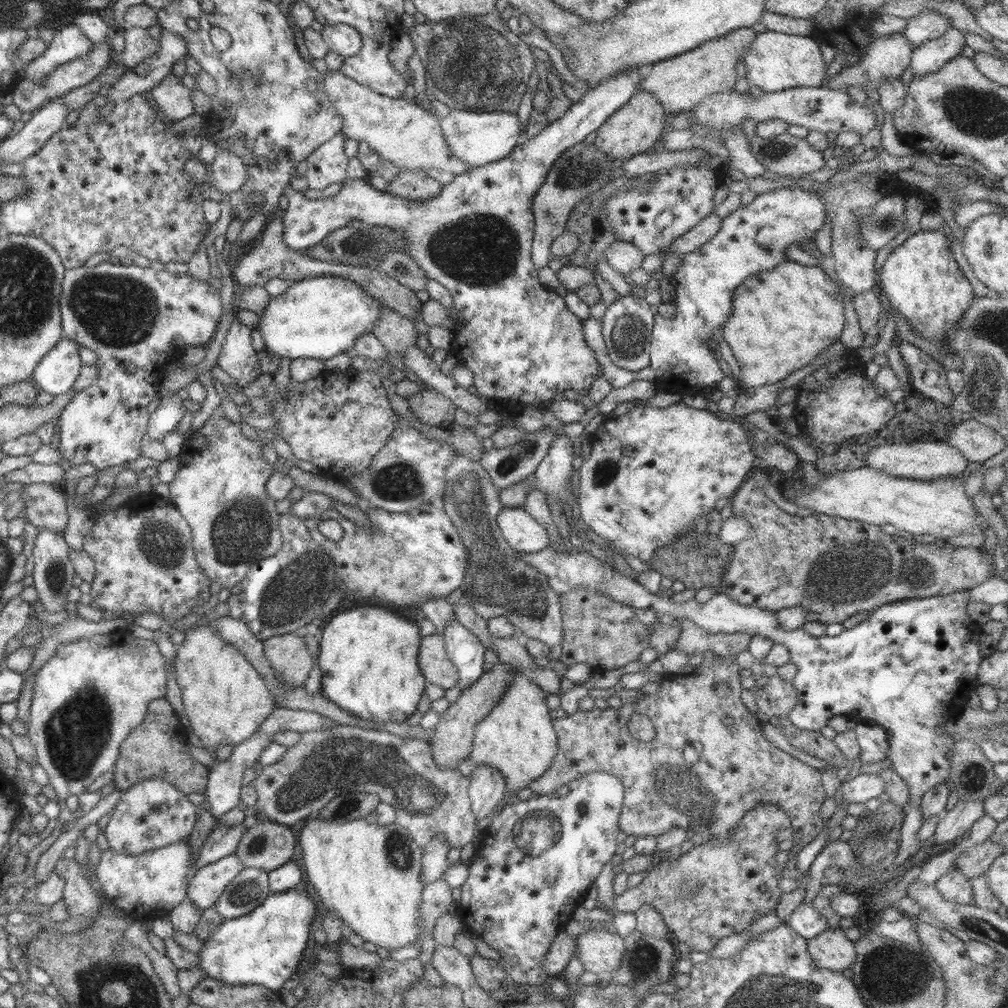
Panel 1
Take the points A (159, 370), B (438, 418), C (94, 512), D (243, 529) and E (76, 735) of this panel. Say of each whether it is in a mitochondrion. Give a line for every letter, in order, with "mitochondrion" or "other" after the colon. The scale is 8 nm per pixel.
A: other
B: other
C: other
D: mitochondrion
E: mitochondrion

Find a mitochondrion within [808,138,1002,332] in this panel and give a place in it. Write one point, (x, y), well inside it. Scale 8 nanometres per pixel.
(887, 222)

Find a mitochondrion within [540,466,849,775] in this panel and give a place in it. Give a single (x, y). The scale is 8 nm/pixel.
(699, 558)

